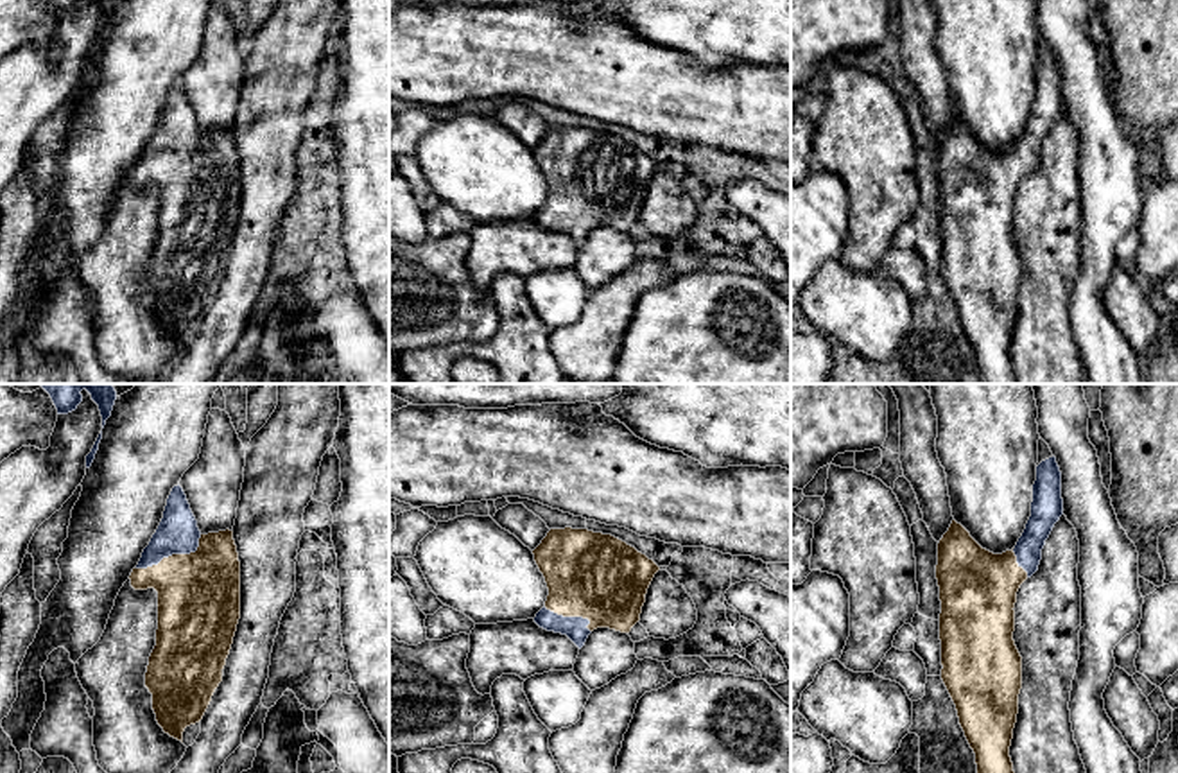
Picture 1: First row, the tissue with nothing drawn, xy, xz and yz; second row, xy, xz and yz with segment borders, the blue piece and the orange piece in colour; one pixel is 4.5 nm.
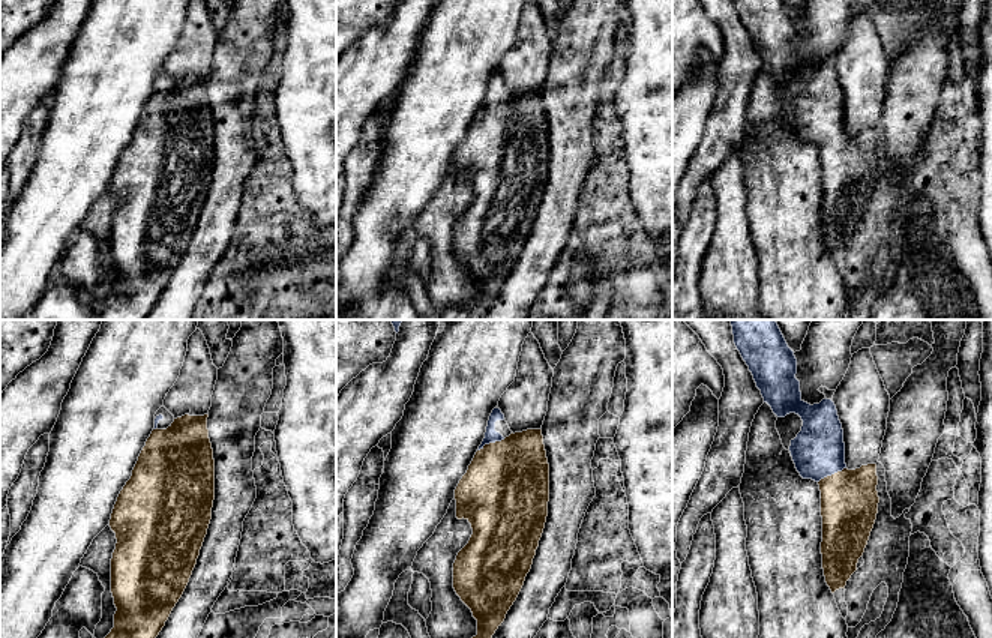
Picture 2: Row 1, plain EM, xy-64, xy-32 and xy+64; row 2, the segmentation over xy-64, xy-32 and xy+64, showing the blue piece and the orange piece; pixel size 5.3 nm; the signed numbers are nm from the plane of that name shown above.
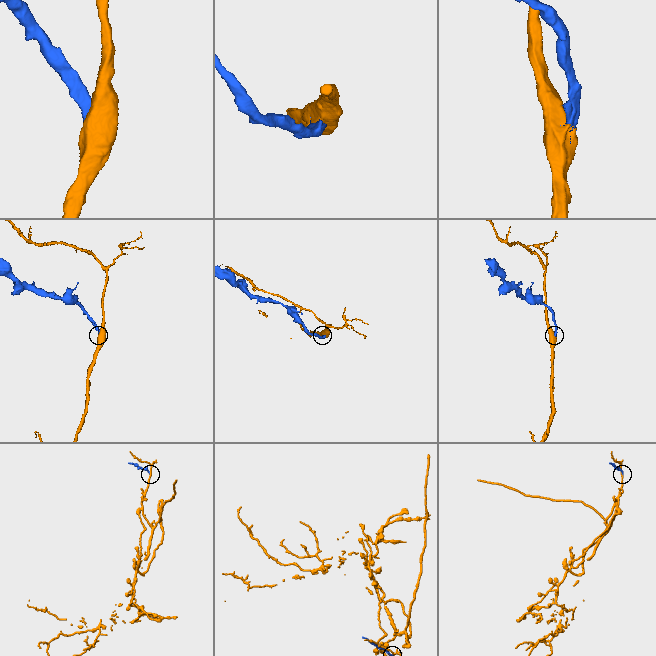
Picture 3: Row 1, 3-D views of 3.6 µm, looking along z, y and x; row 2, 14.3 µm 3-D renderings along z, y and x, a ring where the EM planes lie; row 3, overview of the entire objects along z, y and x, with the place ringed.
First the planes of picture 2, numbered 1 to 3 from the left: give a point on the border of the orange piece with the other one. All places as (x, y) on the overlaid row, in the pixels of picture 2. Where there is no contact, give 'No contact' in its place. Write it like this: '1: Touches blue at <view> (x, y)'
1: Touches blue at xy-64 (155, 428)
2: Touches blue at xy-32 (491, 442)
3: Touches blue at xy+64 (832, 473)

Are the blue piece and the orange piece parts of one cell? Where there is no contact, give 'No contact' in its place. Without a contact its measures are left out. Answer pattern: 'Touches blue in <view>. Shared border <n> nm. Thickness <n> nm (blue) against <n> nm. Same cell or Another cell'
Touches blue in xy. Shared border 340 nm. Thickness 190 nm (blue) against 360 nm. Same cell

